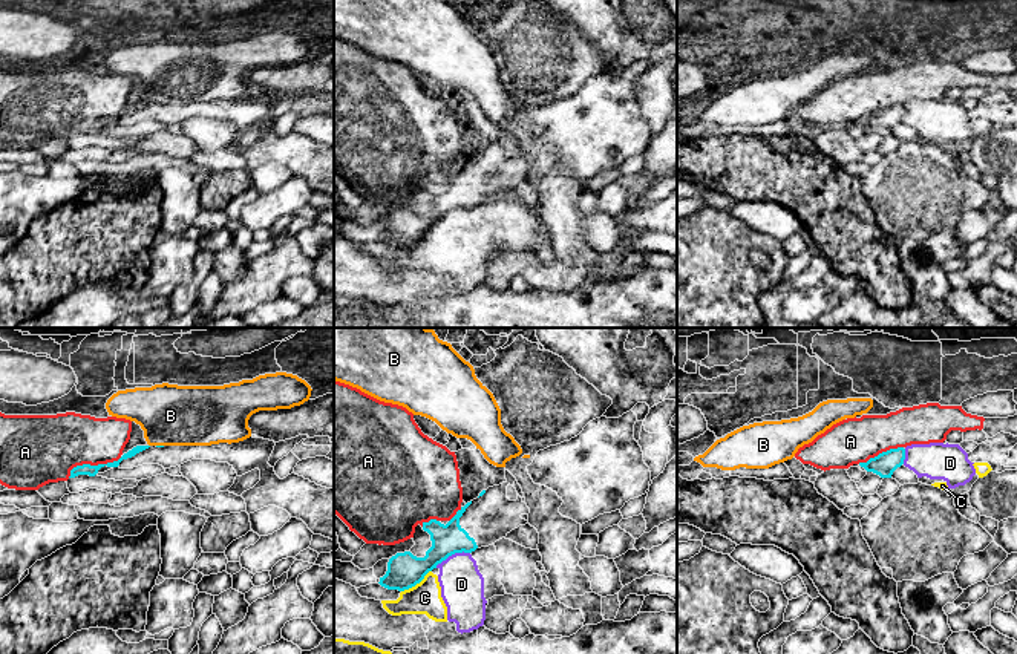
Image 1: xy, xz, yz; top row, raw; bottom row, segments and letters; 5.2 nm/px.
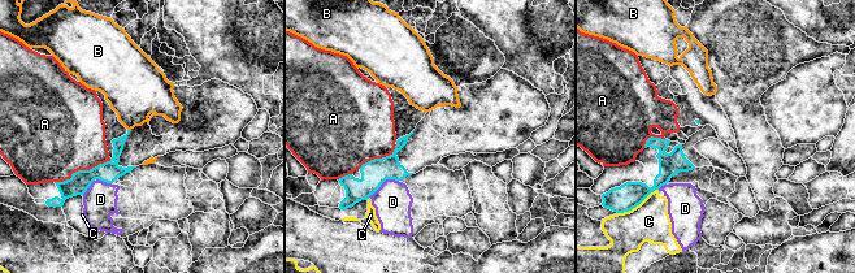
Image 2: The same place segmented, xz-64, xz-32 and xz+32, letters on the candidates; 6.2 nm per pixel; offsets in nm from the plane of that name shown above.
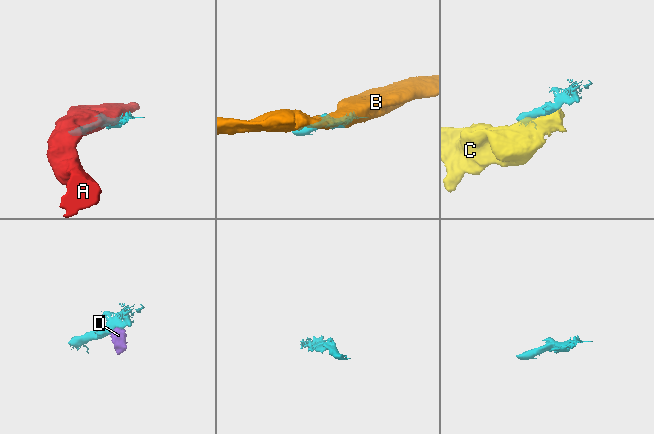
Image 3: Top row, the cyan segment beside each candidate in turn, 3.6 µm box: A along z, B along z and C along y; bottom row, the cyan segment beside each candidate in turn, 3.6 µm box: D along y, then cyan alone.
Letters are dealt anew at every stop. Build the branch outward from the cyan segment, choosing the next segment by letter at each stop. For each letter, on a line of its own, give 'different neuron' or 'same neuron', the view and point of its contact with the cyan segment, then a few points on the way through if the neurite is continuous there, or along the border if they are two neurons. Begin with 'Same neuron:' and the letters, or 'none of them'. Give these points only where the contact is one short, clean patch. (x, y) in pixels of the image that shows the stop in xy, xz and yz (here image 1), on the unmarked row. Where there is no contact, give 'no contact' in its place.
Same neuron: none of them
A: different neuron; contact xy (92, 123)
B: different neuron; contact xy (160, 103); border xy (156, 101), (163, 103)
C: different neuron; contact xz (415, 241)
D: different neuron; contact xz (452, 210); border xz (469, 209), (455, 209), (435, 224)

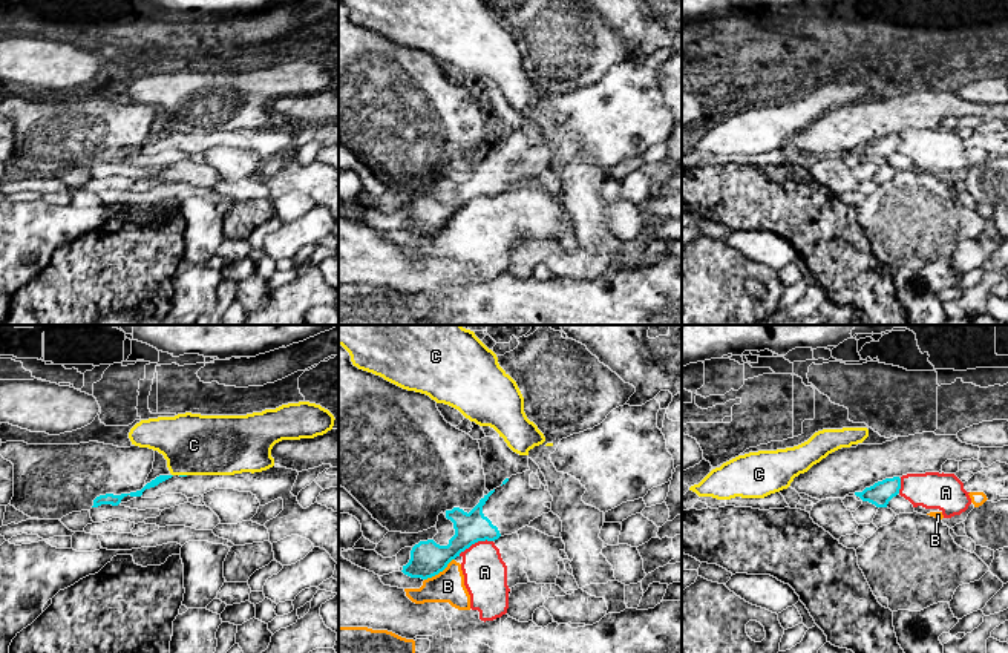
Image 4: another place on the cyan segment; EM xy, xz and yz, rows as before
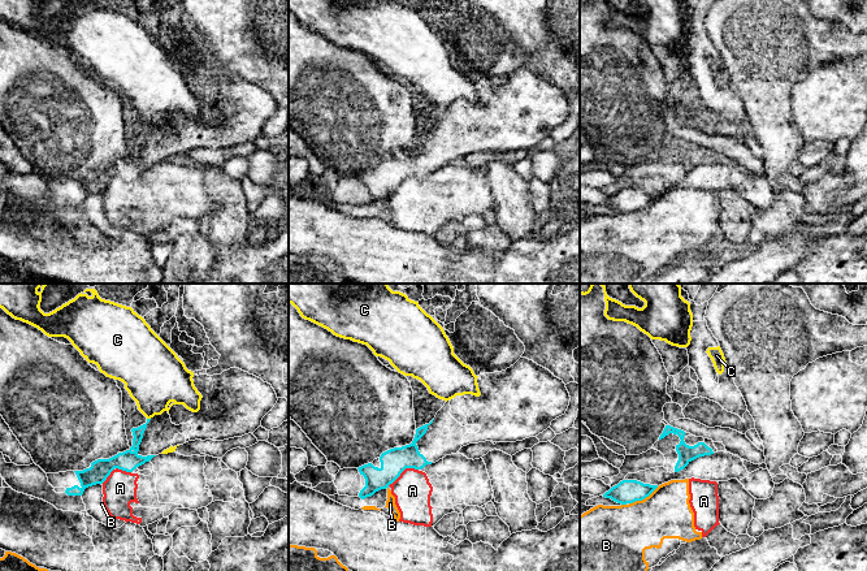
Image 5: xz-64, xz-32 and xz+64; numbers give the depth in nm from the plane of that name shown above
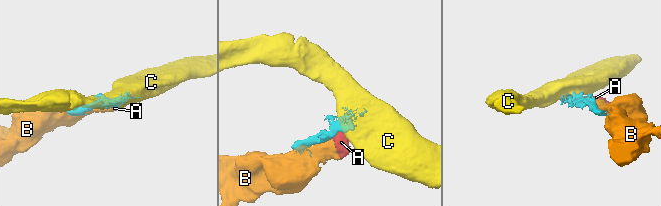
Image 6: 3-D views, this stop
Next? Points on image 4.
Same neuron: none of them
A: different neuron; contact xz (475, 198); border xz (492, 196), (478, 196), (458, 212)
B: different neuron; contact xz (438, 229)
C: different neuron; contact xy (183, 132); border xy (180, 131), (186, 132)

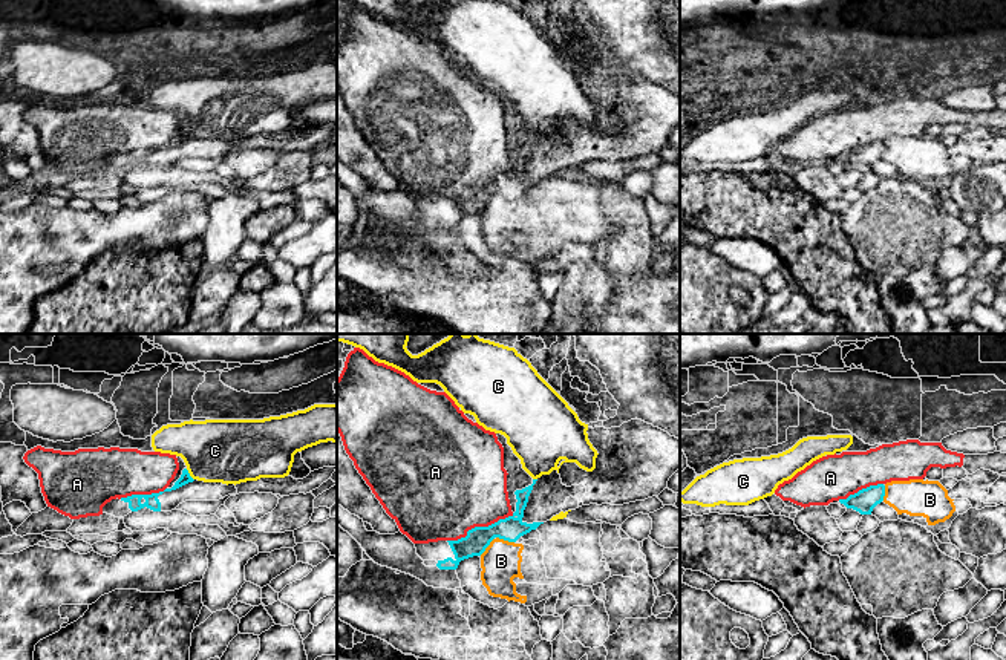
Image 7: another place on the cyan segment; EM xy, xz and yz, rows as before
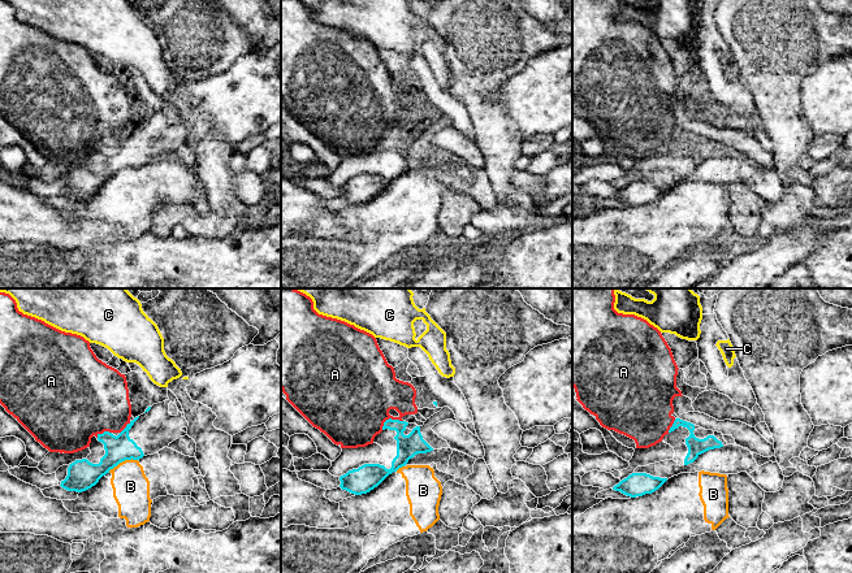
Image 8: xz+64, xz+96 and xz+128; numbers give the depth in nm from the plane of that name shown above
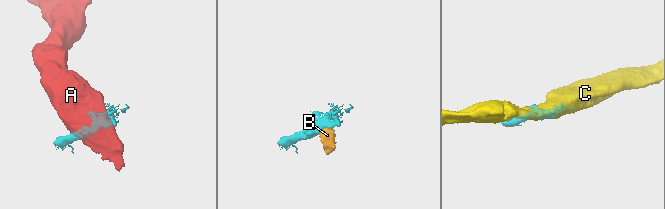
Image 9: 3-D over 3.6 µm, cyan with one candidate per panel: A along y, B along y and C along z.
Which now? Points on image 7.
Same neuron: none of them
A: different neuron; contact xz (480, 184)
B: different neuron; contact xz (506, 196); border xz (496, 193), (513, 199)
C: different neuron; contact xy (189, 132); border xy (186, 126), (193, 137)

